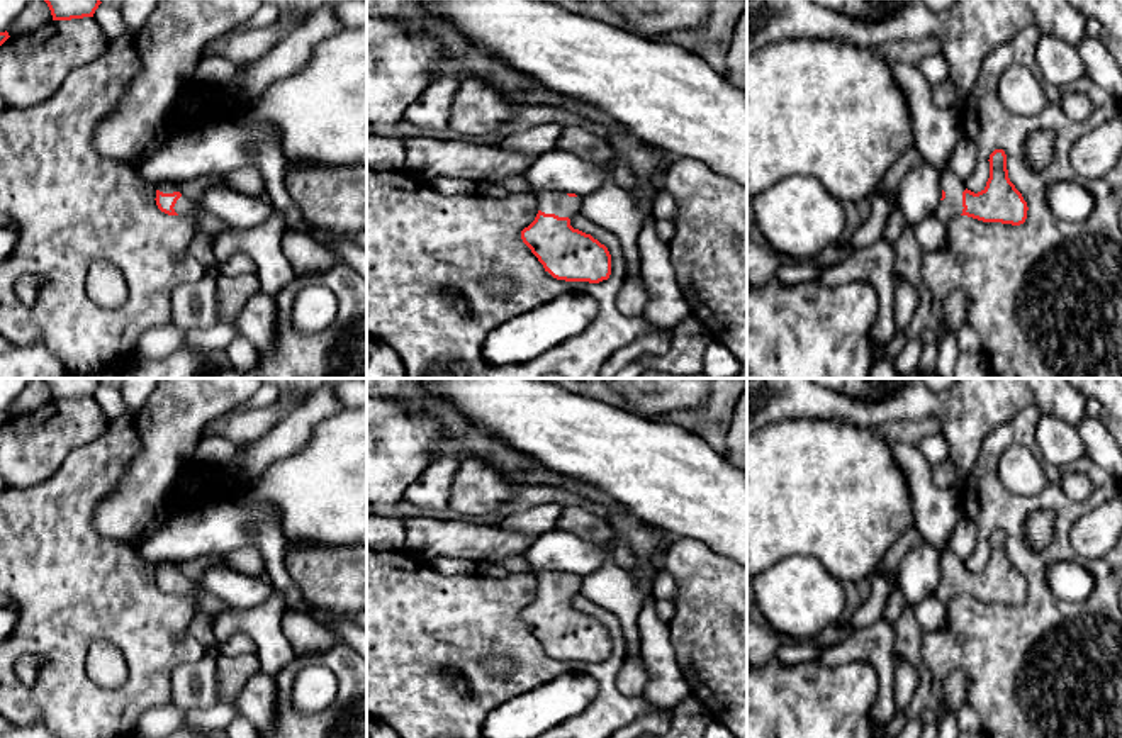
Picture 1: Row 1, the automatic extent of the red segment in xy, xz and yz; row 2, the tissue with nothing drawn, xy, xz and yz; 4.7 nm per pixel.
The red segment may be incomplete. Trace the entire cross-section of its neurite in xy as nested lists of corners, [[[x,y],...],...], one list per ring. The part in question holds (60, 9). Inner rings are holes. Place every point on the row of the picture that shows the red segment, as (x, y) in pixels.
[[[44,0],[51,10],[53,20],[71,20],[93,17],[102,3],[100,0]]]

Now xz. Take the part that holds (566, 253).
[[[545,190],[536,195],[538,214],[535,221],[521,231],[523,243],[557,280],[599,283],[611,275],[611,254],[604,244],[570,226],[570,217],[581,214],[581,195]]]

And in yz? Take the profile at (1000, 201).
[[[995,149],[988,161],[990,178],[978,193],[968,190],[951,168],[940,175],[942,198],[935,215],[942,224],[961,215],[1012,226],[1025,222],[1029,207],[1008,178],[1005,151]]]

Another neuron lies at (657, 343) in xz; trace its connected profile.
[[[662,331],[647,334],[628,346],[620,348],[599,370],[597,378],[613,378],[623,368],[638,360],[643,353],[662,355],[670,346],[672,333]]]

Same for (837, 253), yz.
[[[837,243],[825,249],[820,256],[813,260],[816,265],[833,266],[842,263],[847,256],[850,256],[854,249],[849,246],[849,243]]]

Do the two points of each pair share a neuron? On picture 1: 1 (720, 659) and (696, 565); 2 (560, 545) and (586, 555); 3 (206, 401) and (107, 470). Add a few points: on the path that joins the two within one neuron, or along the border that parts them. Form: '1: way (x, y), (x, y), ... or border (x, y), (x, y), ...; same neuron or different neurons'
1: way (720, 635), (720, 603), (712, 589); same neuron
2: way (567, 552), (579, 555); same neuron
3: border (133, 416), (138, 450), (121, 469), (117, 482); different neurons

